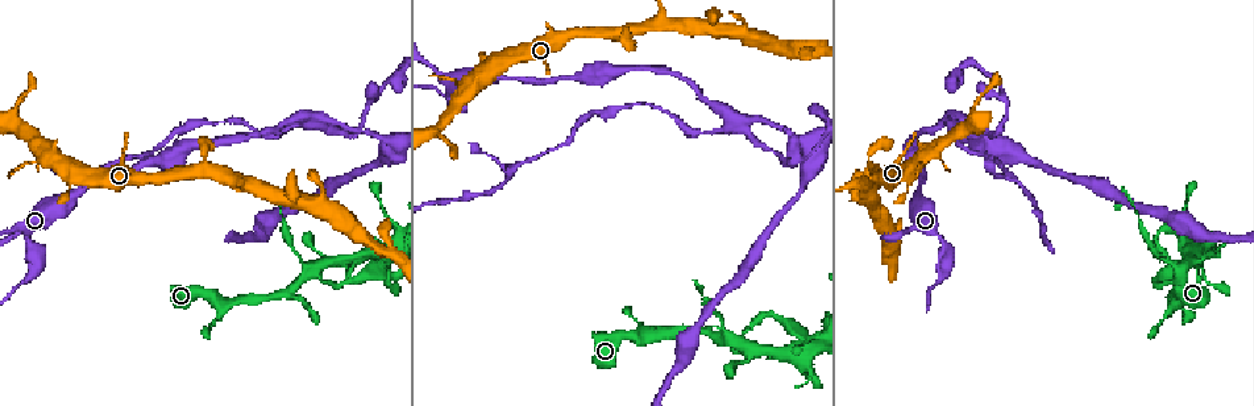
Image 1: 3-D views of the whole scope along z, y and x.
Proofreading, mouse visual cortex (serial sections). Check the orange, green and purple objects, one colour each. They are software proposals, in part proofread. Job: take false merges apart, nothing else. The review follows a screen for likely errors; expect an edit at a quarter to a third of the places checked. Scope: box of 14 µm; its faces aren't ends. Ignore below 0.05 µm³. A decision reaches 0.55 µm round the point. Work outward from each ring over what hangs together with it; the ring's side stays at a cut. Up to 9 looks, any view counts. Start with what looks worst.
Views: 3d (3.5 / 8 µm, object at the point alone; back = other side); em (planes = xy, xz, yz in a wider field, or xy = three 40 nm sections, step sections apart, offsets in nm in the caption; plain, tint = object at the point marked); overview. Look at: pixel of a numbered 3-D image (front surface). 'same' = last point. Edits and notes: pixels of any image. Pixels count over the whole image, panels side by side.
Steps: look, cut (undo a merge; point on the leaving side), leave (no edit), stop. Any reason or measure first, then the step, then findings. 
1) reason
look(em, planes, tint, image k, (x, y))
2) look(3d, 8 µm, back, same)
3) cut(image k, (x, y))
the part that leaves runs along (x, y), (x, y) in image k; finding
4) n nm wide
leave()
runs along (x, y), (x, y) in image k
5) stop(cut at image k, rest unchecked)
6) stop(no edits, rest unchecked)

four or more arms meet
look(3d, 8 µm, image 1, (307, 117))

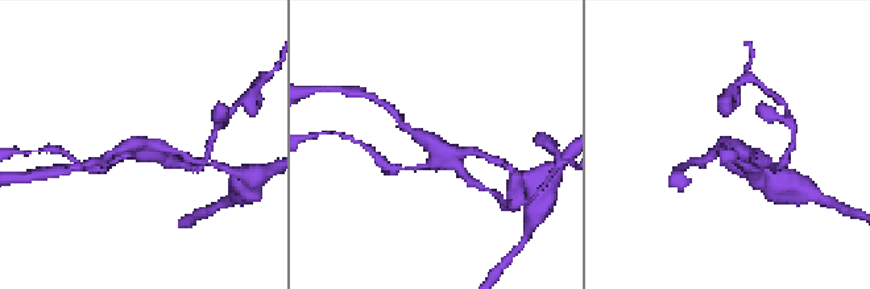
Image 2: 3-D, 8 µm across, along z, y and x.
look(3d, 3.5 µm, image 2, (435, 147))

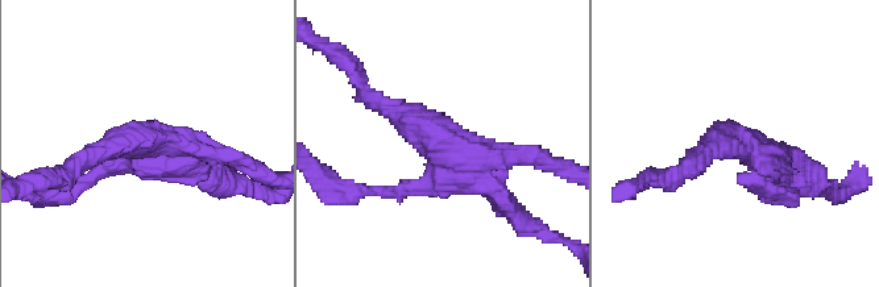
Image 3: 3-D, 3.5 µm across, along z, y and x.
4 arms; arms of 200, 250, 300, 350 nm
look(em, xy, step 2, tint, image 3, (444, 142))

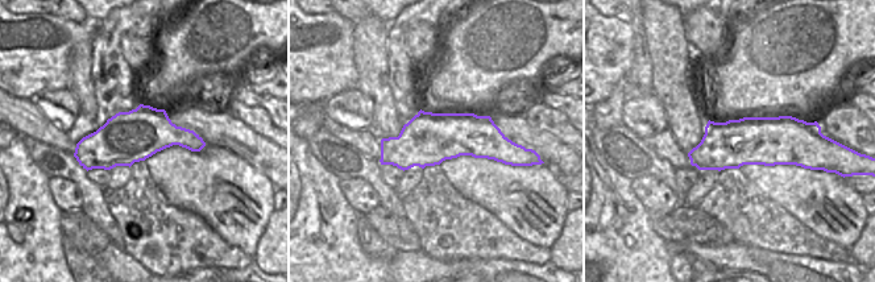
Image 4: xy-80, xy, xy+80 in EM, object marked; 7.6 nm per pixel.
400 nm wide
cut(image 3, (796, 184))
the part that leaves runs along (758, 157), (790, 174), (782, 194) in image 3; a second cell is stuck on

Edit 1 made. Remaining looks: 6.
redraw
look(overview)

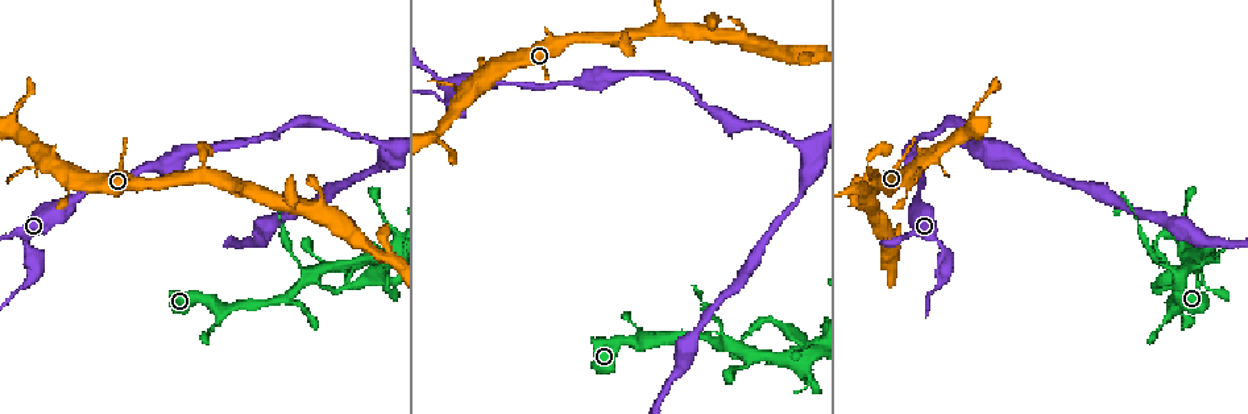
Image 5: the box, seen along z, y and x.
calibre changes
look(3d, 3.5 µm, back, image 5, (727, 344))

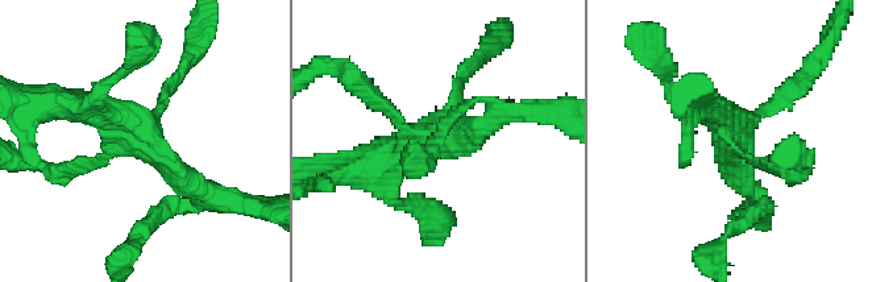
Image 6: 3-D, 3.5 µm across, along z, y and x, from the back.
shape alone is not enough
look(em, xy, step 3, tint, image 6, (730, 135))

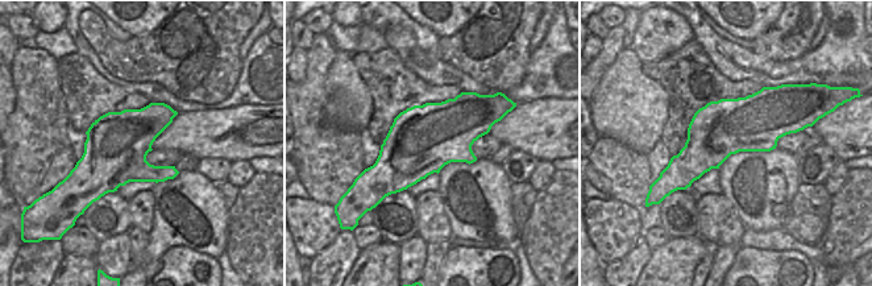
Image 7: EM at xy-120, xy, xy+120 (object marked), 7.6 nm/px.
another direction
look(em, xy, step 1, tint, same)

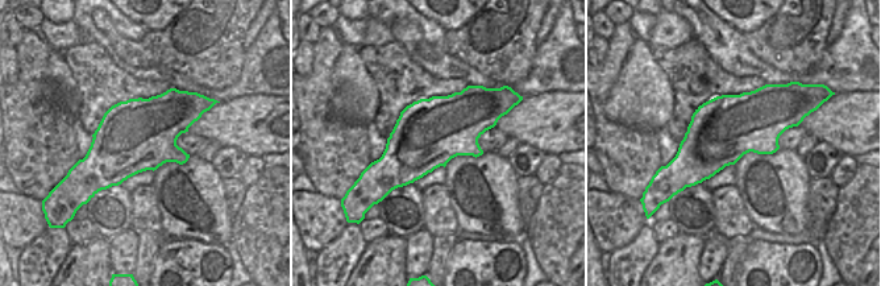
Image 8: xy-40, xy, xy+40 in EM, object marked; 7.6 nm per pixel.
cut(image 6, (372, 90))
two cells meet here

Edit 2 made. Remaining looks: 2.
stop(cut at image 3, cut at image 6, rest unchecked)

